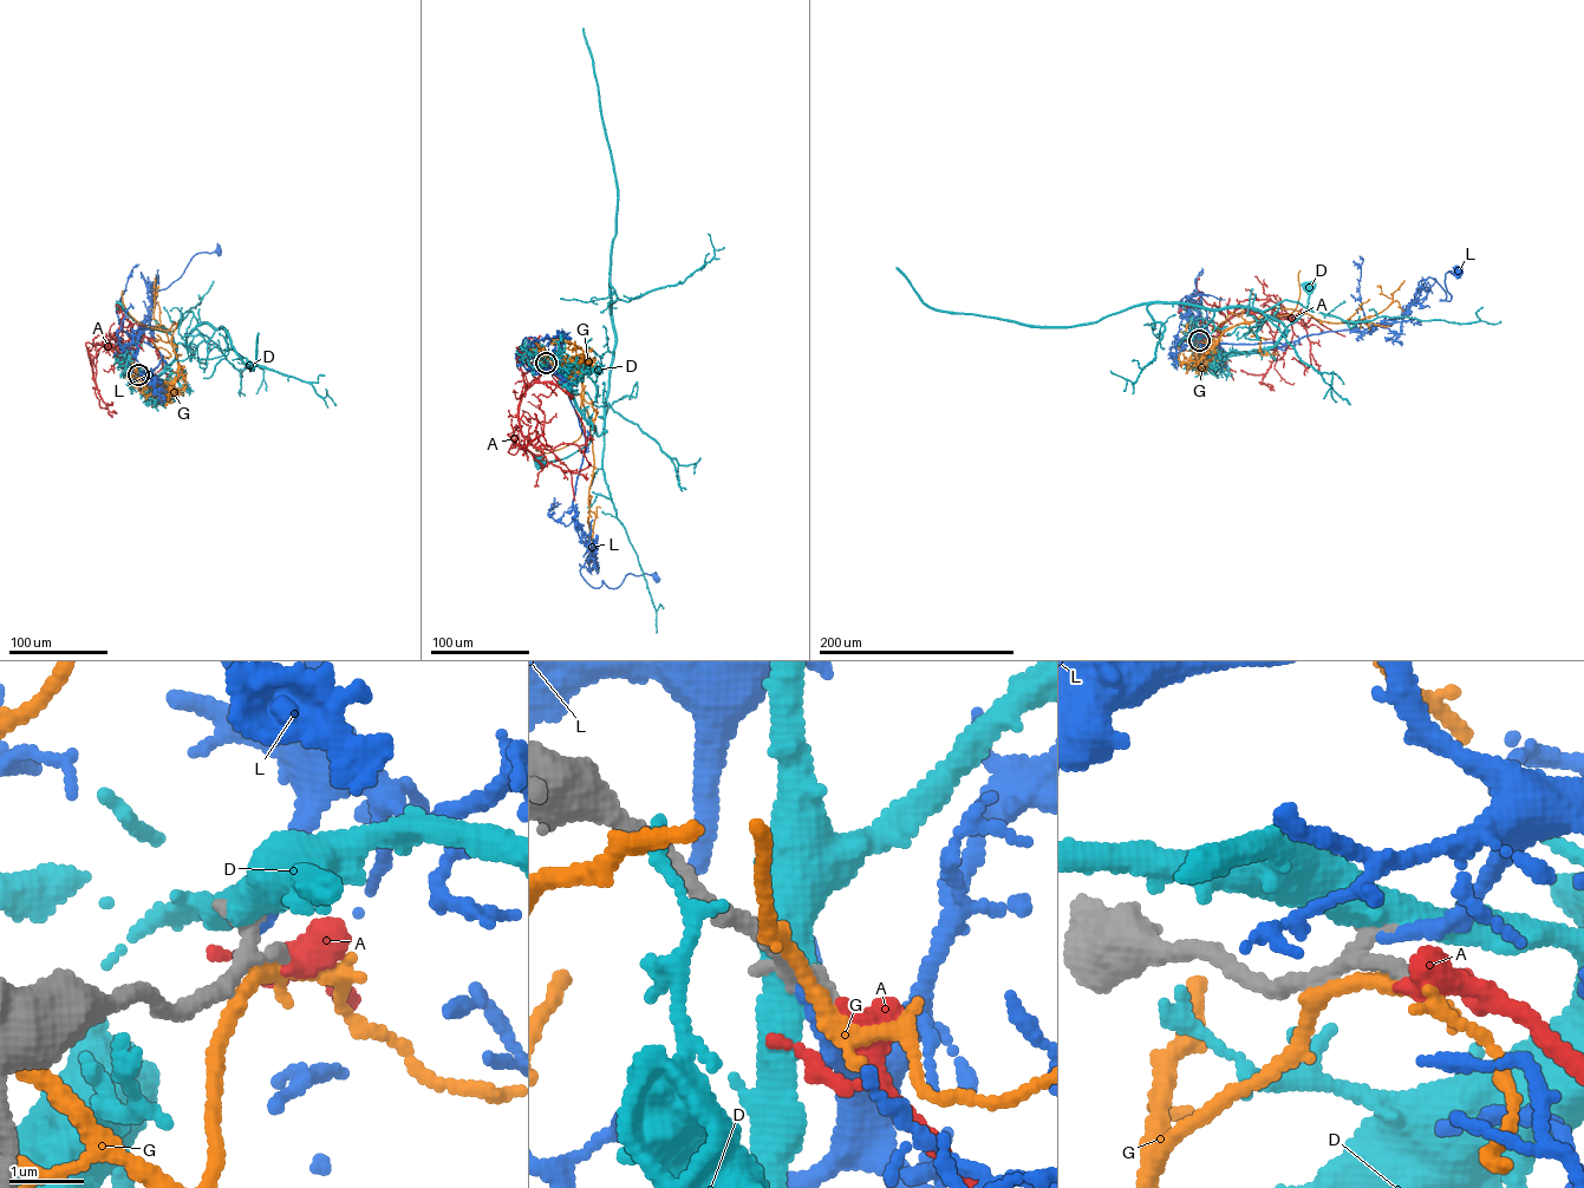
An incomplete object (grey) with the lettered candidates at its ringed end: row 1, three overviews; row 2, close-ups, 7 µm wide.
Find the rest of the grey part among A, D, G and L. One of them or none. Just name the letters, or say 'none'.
L

